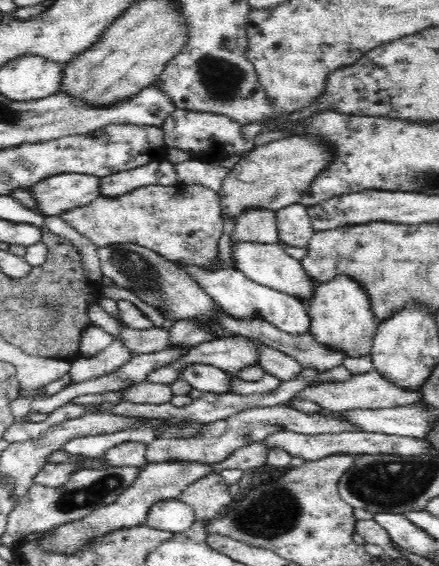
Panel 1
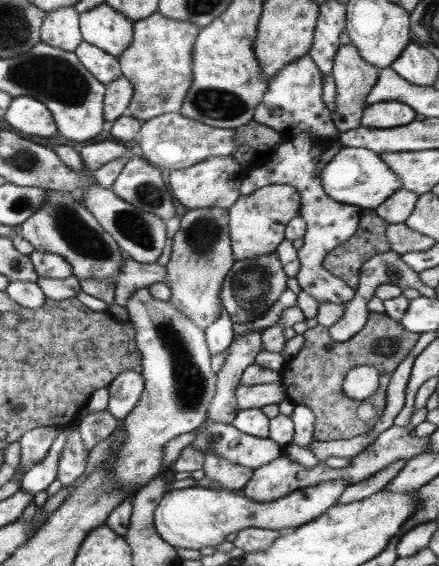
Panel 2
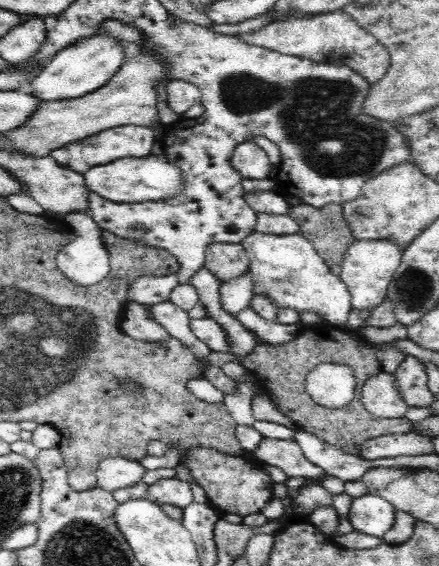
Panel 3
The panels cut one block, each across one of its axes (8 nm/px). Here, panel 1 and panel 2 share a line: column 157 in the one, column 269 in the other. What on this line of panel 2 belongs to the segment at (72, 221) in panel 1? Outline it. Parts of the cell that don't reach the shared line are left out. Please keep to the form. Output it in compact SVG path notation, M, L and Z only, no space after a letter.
M273 184L255 190L249 196L240 196L227 211L229 213L229 238L234 259L247 260L252 256L274 252L285 239L288 222L296 217L301 208L298 189L288 184Z

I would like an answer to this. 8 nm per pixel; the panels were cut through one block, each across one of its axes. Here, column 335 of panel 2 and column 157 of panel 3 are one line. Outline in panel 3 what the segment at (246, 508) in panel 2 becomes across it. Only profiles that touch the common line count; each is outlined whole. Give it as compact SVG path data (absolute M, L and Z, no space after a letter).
M176 477L161 479L150 485L145 498L158 505L172 504L182 509L193 501L192 490L188 482Z

